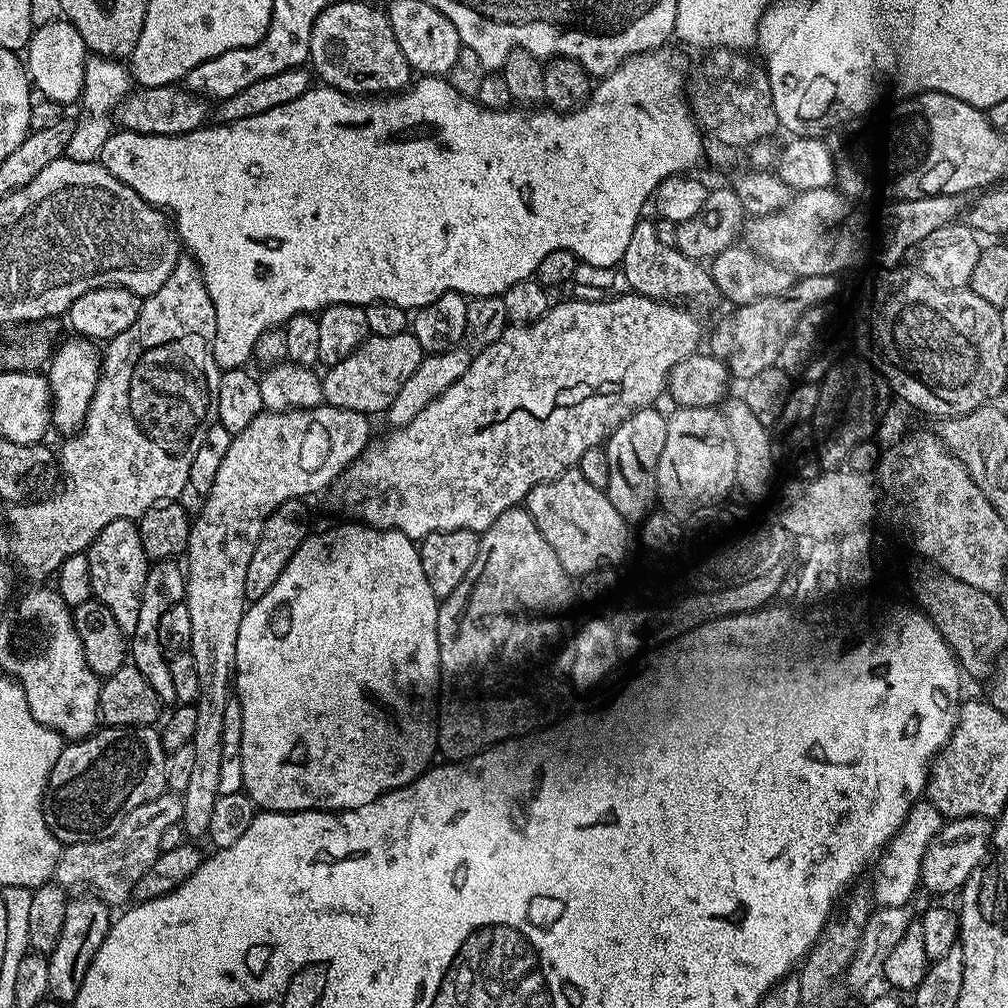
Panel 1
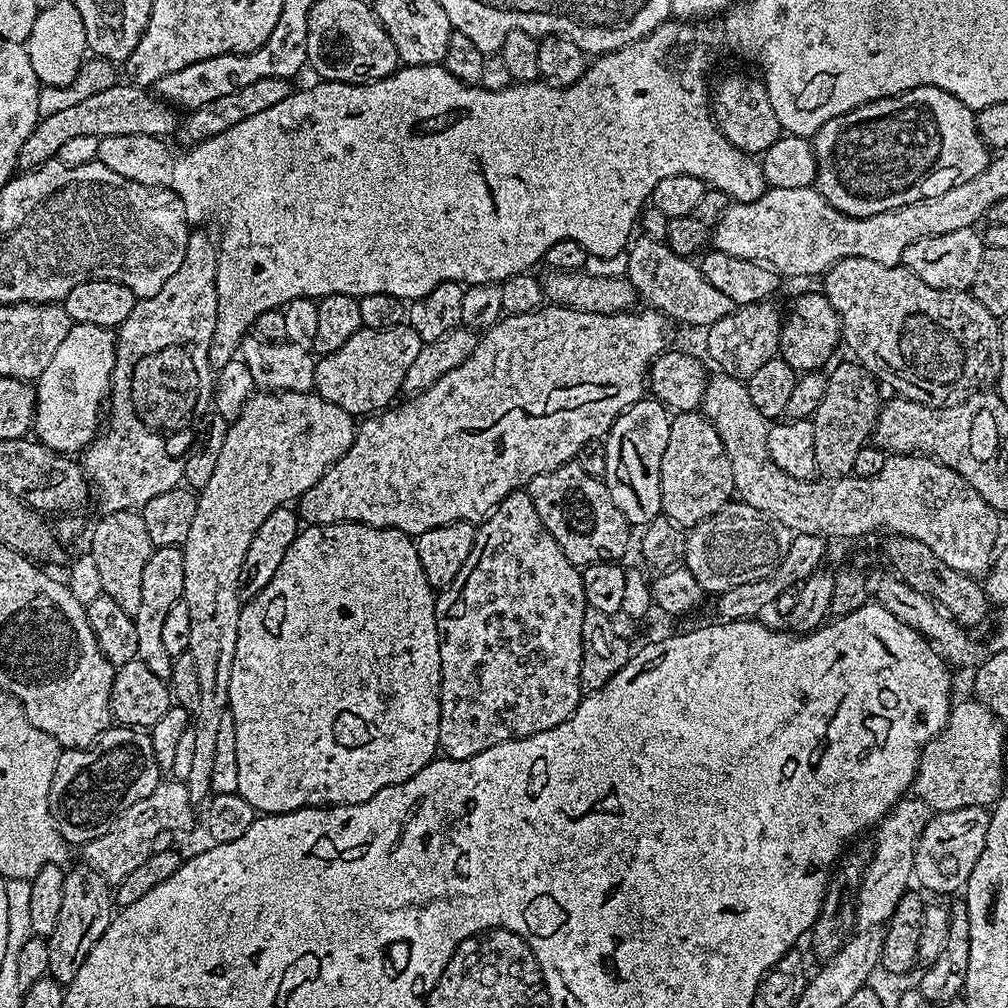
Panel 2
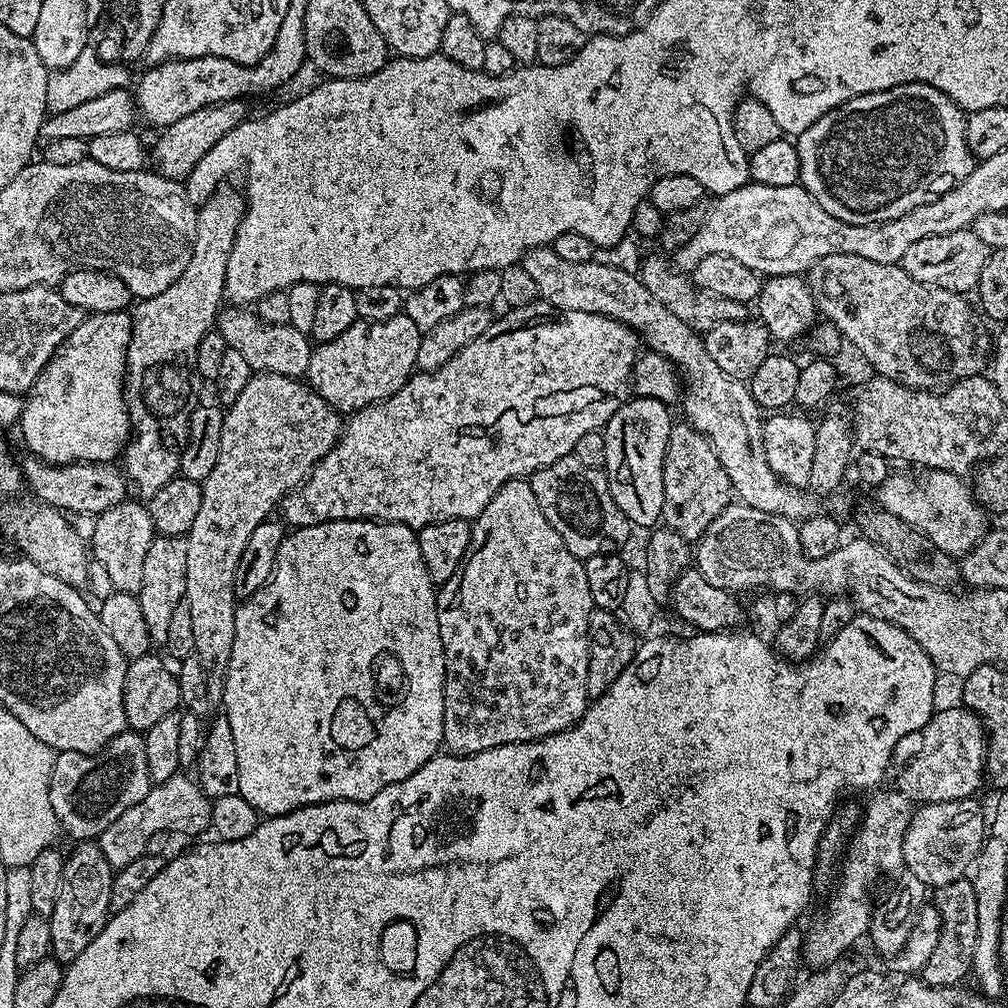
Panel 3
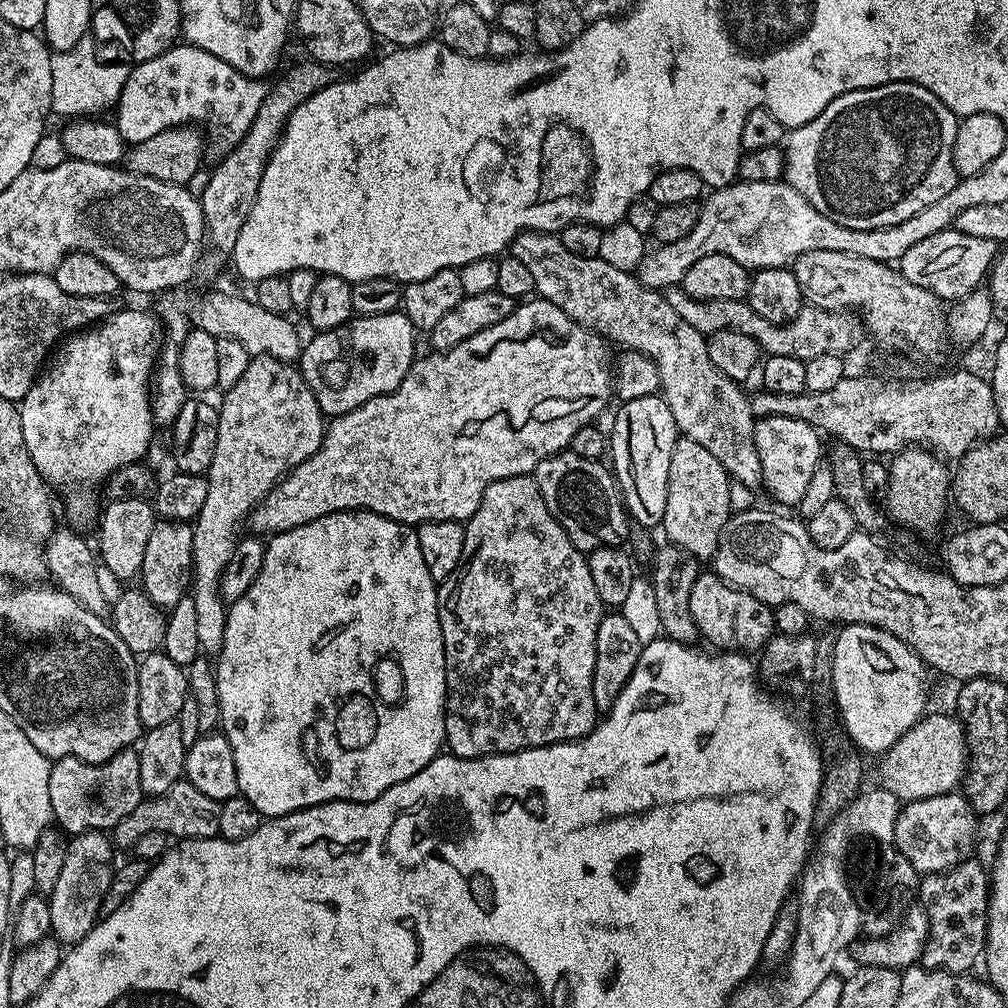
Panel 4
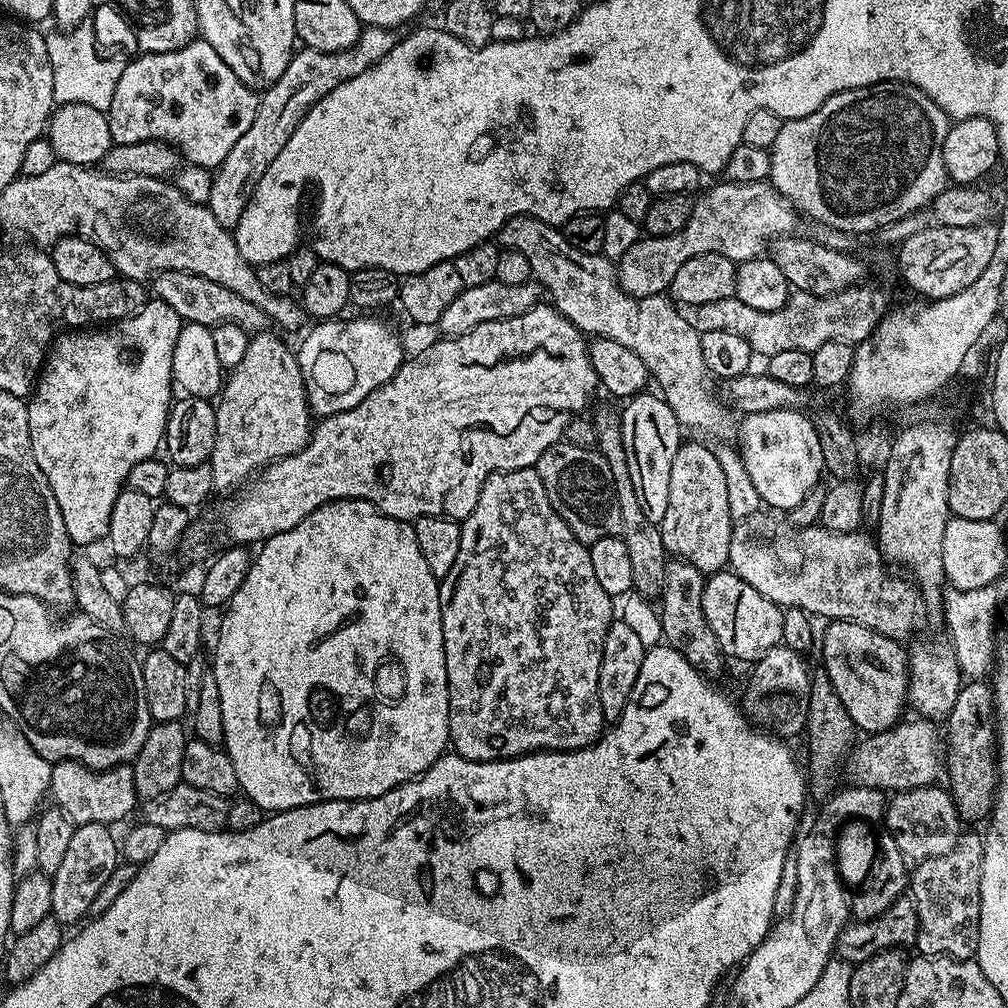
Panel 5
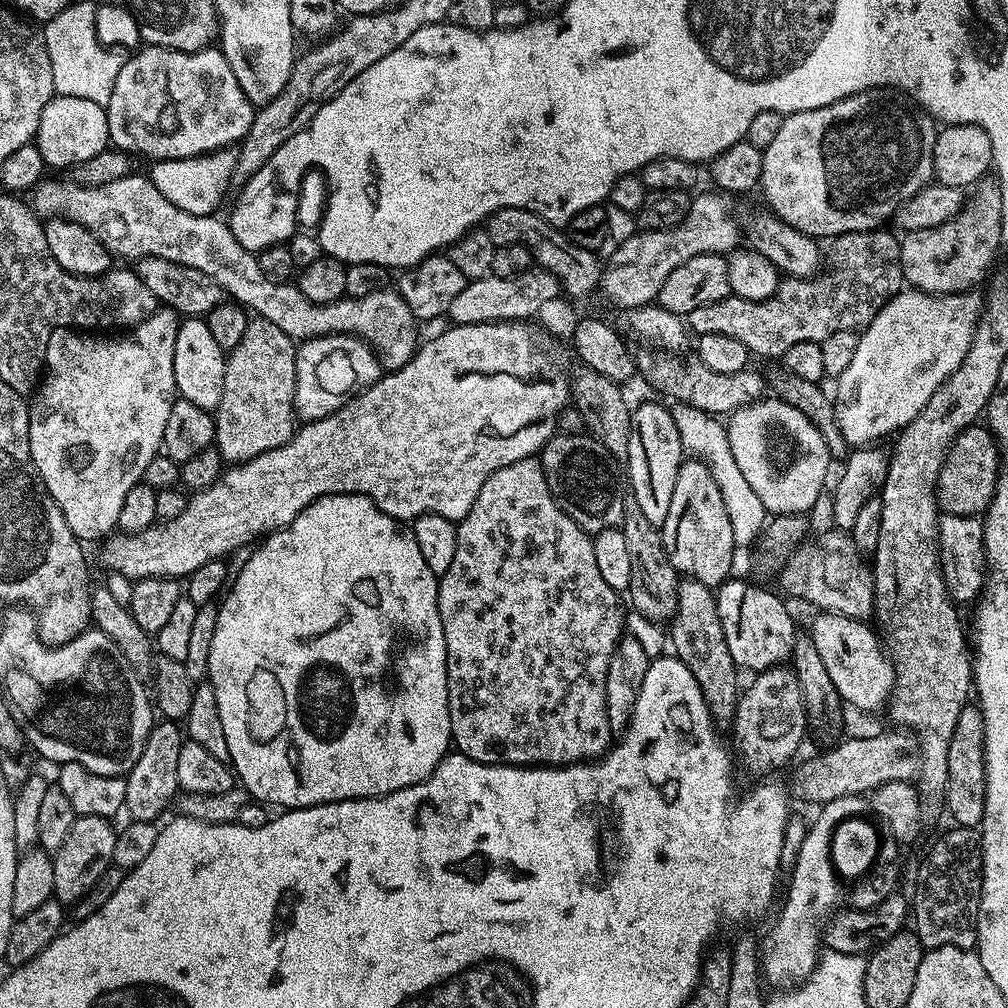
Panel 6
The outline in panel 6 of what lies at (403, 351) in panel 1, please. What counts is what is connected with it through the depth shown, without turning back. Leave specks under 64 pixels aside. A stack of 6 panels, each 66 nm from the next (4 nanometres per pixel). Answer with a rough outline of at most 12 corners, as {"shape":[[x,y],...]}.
{"shape":[[355,334],[296,349],[294,406],[321,420],[382,375]]}

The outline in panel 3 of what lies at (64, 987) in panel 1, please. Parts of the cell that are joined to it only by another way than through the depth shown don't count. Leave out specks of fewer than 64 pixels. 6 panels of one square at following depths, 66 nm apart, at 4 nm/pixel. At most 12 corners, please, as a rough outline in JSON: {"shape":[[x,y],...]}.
{"shape":[[99,843],[67,853],[48,920],[67,966],[108,925],[114,870]]}

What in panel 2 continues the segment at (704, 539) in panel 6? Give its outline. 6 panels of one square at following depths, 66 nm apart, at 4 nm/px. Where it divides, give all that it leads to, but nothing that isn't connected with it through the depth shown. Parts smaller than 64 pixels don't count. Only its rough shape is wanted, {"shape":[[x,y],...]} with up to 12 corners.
{"shape":[[703,411],[675,413],[660,506],[681,528],[722,510],[730,458]]}

